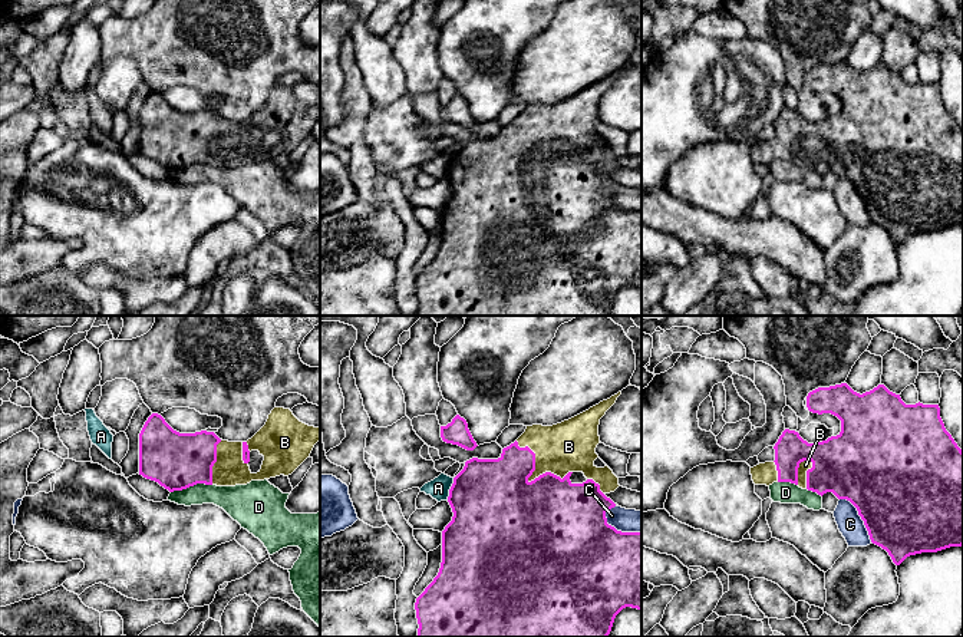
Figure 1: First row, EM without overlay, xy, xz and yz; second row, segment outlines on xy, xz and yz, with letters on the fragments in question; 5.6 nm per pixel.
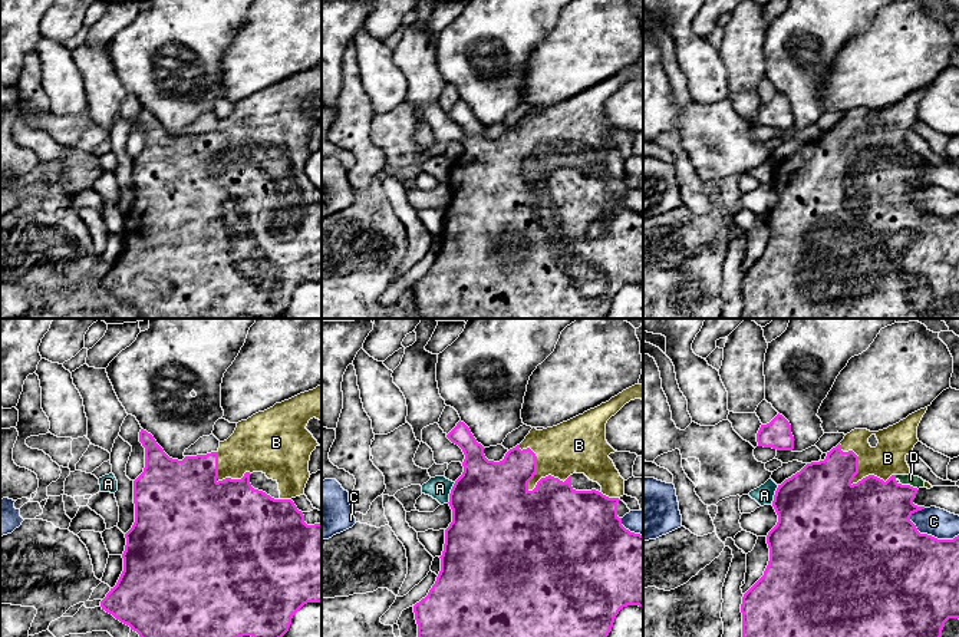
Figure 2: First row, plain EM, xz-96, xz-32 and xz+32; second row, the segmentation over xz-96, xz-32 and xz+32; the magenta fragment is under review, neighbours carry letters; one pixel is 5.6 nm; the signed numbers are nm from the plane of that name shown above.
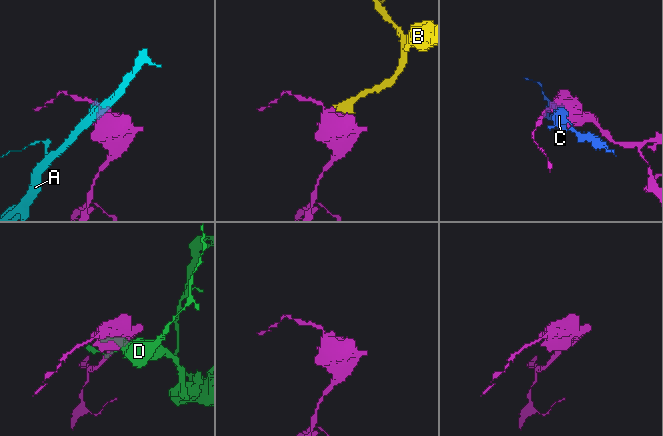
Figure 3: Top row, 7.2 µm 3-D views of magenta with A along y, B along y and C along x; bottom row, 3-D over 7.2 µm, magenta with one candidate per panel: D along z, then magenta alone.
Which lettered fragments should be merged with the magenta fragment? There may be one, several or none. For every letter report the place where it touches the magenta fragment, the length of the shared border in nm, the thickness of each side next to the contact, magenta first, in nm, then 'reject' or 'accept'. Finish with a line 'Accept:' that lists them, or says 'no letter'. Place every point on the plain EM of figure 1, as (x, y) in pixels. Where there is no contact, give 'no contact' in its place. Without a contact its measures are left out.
A: contact xz (449, 168); length 130 nm; calibres 460 and 120 nm; reject
B: contact xz (528, 155); length 360 nm; calibres 480 and 280 nm; accept
C: contact xz (619, 210); length 240 nm; calibres 500 and 130 nm; reject
D: contact xy (191, 164); length 240 nm; calibres 320 and 160 nm; reject
Accept: B

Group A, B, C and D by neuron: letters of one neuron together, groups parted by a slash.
A / B / C / D

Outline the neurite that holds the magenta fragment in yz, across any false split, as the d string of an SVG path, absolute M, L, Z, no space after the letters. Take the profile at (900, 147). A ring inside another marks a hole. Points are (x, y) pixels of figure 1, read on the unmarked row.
M841 62L809 70L807 86L812 92L837 95L841 110L808 122L798 110L785 108L774 125L775 139L751 146L755 164L791 161L821 175L832 171L838 178L850 179L864 199L871 221L886 228L896 244L910 234L963 224L963 129L946 109L939 83L906 83L884 63L860 73Z

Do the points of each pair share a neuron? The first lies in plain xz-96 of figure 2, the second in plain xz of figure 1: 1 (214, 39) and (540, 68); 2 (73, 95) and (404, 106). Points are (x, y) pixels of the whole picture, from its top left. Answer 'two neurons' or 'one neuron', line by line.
1: two neurons
2: two neurons

